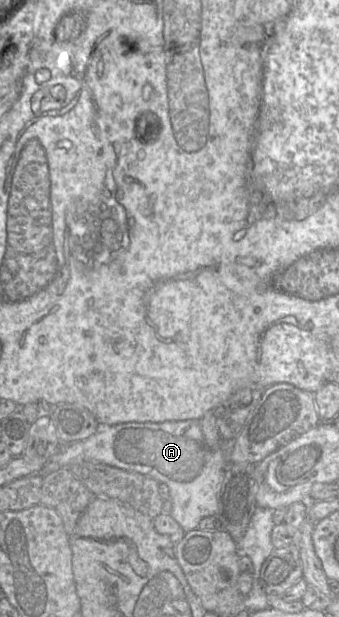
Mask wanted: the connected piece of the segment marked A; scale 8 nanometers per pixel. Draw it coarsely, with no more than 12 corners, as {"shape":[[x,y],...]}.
{"shape":[[197,419],[101,427],[39,474],[85,461],[168,486],[187,533],[218,515],[234,439]]}

